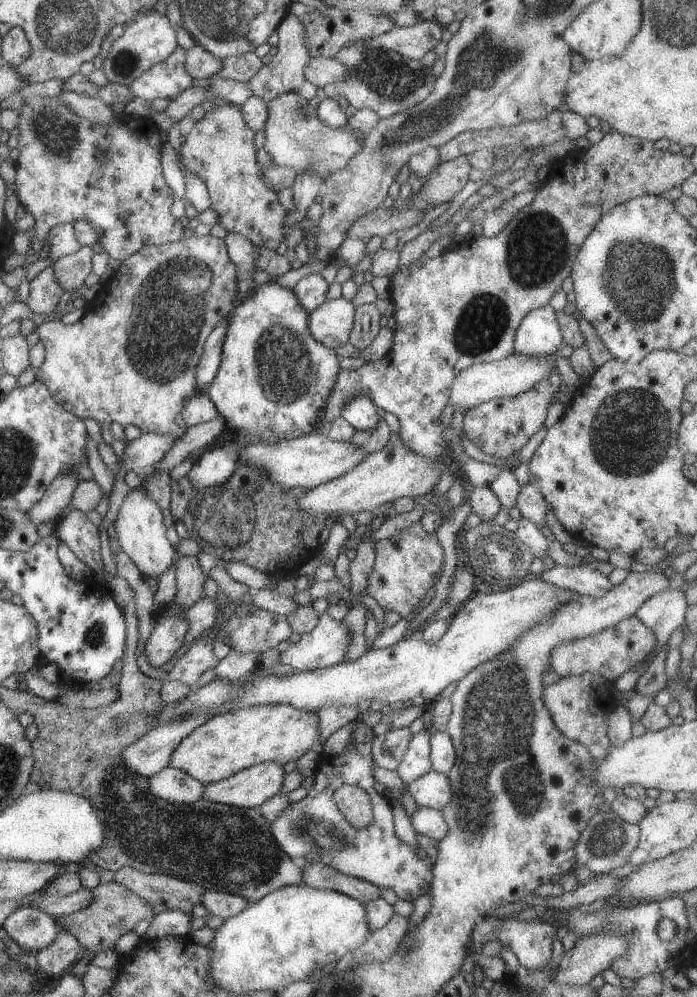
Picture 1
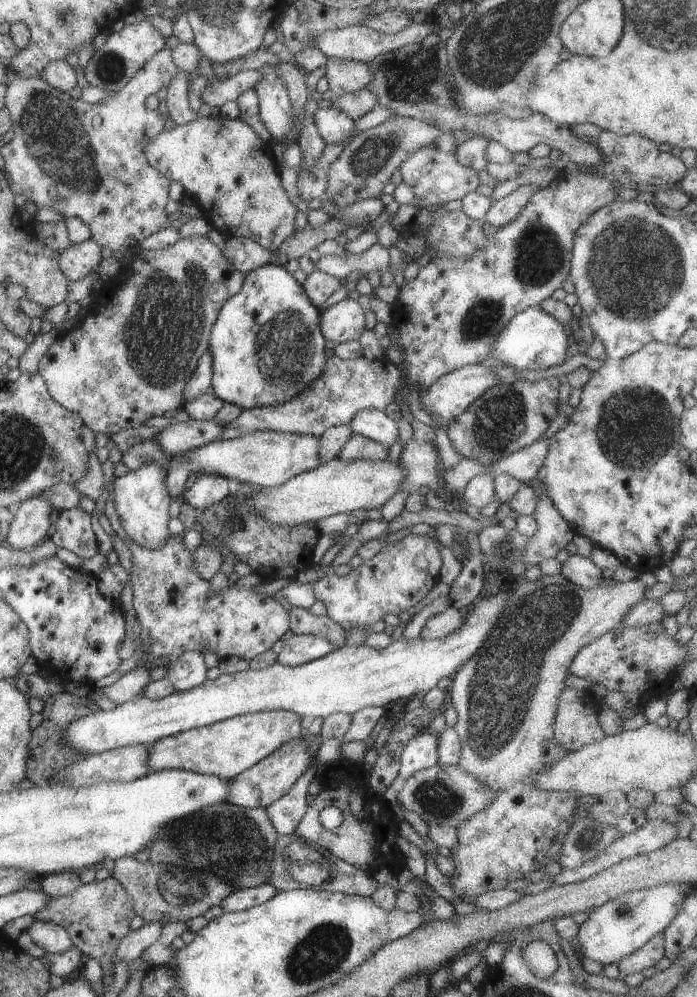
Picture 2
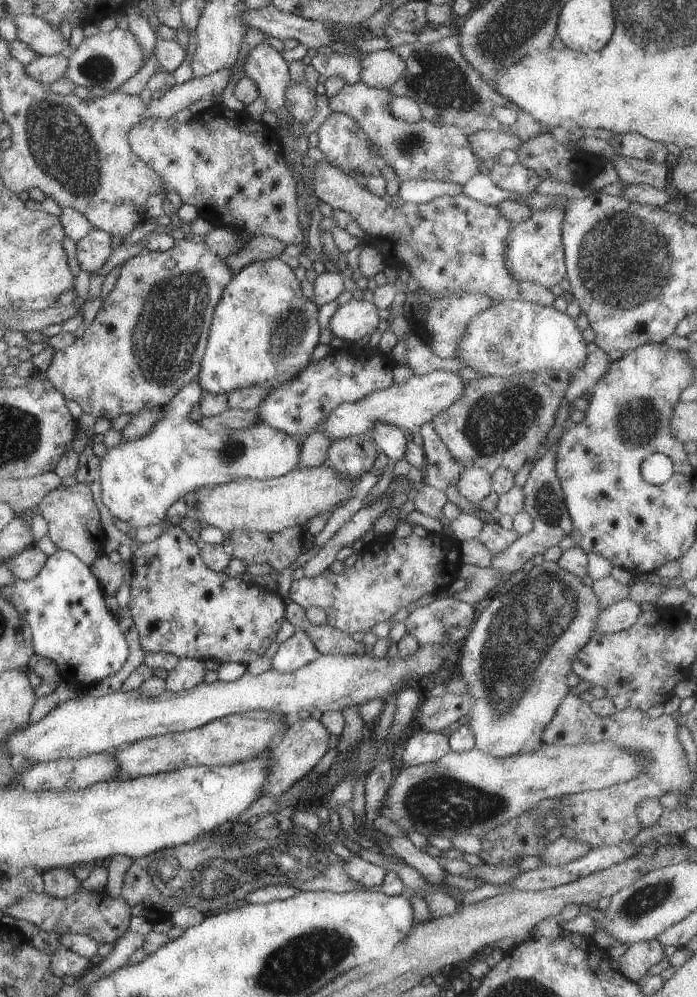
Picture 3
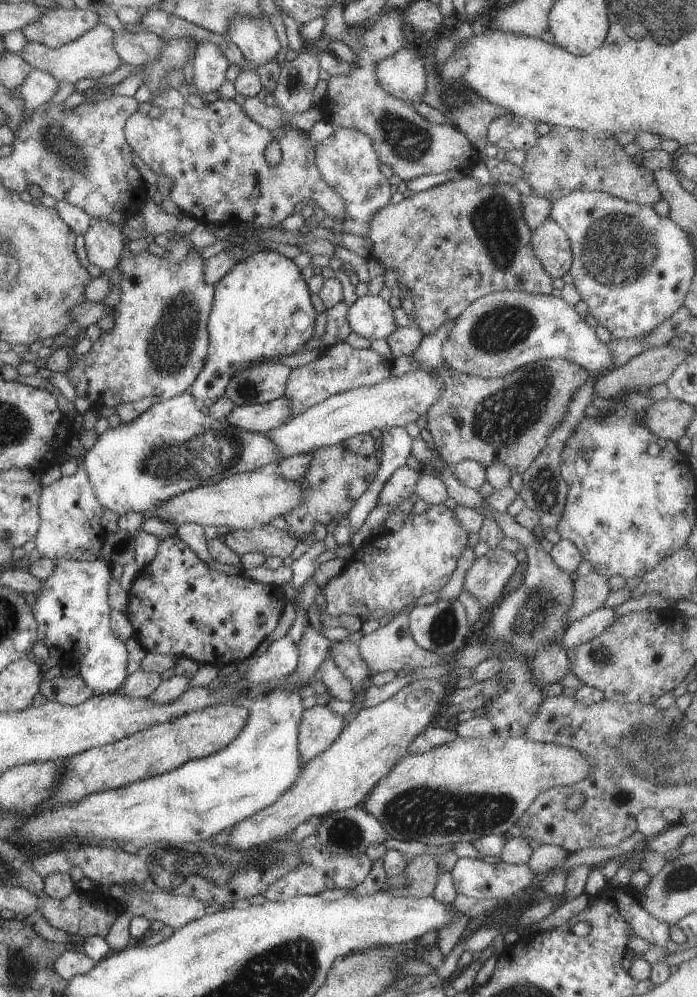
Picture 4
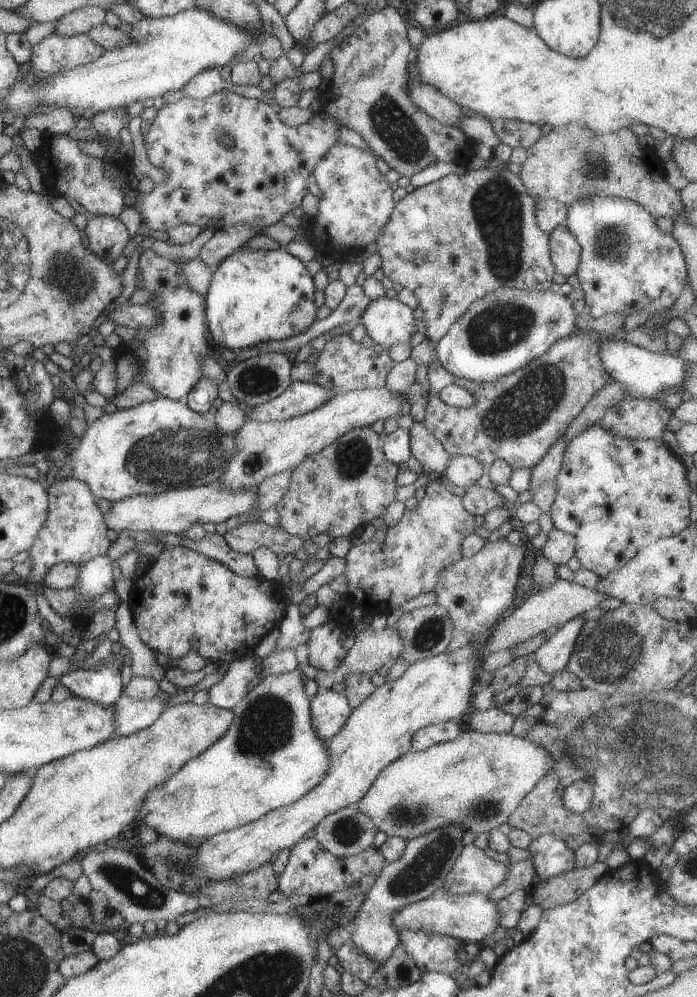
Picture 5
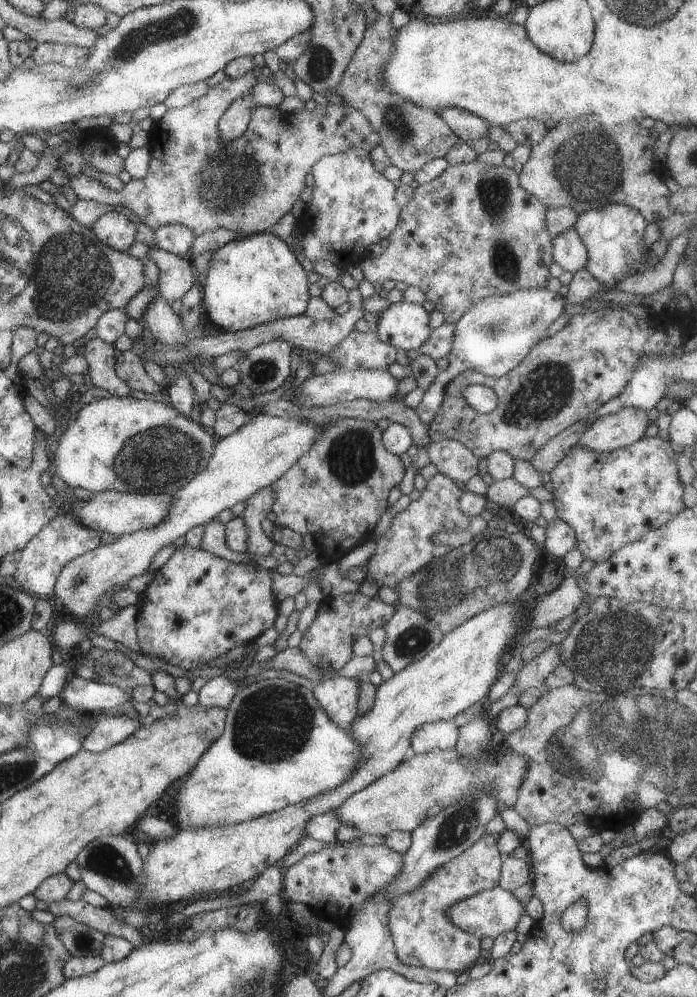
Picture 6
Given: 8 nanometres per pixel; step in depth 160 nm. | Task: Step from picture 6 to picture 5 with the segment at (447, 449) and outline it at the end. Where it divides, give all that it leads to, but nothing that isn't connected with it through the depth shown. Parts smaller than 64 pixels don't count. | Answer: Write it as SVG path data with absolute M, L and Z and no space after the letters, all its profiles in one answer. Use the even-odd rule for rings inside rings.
M468 455L450 456L447 466L443 470L448 483L460 488L469 488L475 485L477 479L486 469L475 458Z

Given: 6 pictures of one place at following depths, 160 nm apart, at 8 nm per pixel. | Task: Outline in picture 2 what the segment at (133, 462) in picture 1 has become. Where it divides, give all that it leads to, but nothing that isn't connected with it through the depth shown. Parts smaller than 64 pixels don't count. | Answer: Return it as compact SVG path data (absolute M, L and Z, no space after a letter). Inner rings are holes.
M189 419L185 422L167 425L164 430L155 434L152 438L159 442L161 450L166 455L176 456L182 454L183 450L197 448L197 446L215 441L217 436L221 434L221 430L223 430L223 424L217 424L213 420L197 421Z

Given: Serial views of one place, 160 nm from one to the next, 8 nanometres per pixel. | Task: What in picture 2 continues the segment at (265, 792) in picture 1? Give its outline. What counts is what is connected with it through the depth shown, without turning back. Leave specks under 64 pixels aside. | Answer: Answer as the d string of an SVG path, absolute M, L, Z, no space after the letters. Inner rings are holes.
M305 732L297 741L289 741L276 748L271 754L236 774L228 780L227 794L224 800L232 805L246 809L262 808L275 802L287 792L295 780L306 771L307 763L311 759L306 746L312 738Z

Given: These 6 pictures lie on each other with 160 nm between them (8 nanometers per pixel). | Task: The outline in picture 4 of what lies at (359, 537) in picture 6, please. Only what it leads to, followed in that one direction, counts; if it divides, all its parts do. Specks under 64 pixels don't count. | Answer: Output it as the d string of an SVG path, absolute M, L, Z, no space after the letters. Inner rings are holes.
M369 433L355 434L333 446L312 451L307 470L299 481L303 500L293 510L281 514L287 524L287 534L300 541L304 536L311 536L315 524L323 524L325 527L331 521L346 523L347 512L351 510L355 500L369 488L379 463L375 458L375 446Z

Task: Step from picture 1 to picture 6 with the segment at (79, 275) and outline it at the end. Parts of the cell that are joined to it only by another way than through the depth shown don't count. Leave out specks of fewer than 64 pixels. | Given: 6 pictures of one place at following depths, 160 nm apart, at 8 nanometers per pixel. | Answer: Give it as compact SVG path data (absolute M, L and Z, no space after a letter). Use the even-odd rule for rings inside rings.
M108 211L99 216L89 228L93 230L98 241L124 252L135 242L135 225L123 214Z

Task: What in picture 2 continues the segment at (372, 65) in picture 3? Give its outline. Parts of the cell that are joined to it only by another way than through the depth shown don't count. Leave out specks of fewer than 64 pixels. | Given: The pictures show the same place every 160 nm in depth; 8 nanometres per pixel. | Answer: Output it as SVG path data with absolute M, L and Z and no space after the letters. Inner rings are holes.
M327 57L322 76L327 80L327 88L334 97L364 89L371 82L369 61L333 59Z

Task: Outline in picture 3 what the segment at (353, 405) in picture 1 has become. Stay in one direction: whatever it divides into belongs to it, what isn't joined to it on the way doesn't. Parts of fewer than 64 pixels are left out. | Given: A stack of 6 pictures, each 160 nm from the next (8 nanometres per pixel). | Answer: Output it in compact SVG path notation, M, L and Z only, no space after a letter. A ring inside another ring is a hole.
M375 422L367 435L377 444L389 462L397 462L403 458L407 437L397 426Z

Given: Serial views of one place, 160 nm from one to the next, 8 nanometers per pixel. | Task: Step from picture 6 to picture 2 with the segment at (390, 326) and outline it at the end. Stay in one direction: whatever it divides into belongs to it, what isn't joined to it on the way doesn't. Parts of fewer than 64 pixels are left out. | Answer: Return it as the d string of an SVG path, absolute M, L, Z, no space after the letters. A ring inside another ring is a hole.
M348 297L320 310L319 329L323 339L335 344L357 341L364 330L364 313L365 309Z

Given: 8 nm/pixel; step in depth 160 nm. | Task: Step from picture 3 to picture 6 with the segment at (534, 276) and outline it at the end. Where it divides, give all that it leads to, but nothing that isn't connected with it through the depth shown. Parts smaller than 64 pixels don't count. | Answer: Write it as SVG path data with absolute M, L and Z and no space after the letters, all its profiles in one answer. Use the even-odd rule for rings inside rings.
M569 228L552 238L552 260L563 271L575 273L584 268L587 254L579 234Z

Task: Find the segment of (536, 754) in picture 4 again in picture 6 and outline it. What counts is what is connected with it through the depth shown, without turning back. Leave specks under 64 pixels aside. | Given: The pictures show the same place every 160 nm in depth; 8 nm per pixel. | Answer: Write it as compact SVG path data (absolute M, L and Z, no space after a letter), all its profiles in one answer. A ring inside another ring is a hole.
M503 740L493 754L483 754L477 760L459 758L455 749L433 750L427 754L415 754L411 760L401 762L395 770L377 778L366 788L345 798L345 802L331 810L337 822L349 824L361 835L385 837L393 830L411 833L425 818L441 812L455 800L487 792L495 798L497 815L507 808L513 807L517 799L517 788L527 772L525 758L517 756Z

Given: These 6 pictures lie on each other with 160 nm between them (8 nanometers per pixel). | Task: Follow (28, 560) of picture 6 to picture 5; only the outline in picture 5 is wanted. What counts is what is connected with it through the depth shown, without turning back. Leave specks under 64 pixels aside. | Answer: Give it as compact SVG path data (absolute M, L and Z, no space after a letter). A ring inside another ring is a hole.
M71 477L58 482L54 481L47 488L46 494L50 513L43 528L39 530L34 545L28 551L31 570L24 578L28 585L38 587L42 585L43 576L49 572L51 566L63 561L83 565L95 556L105 555L110 546L106 536L107 528L103 514L97 508L96 497L87 488L85 482Z

